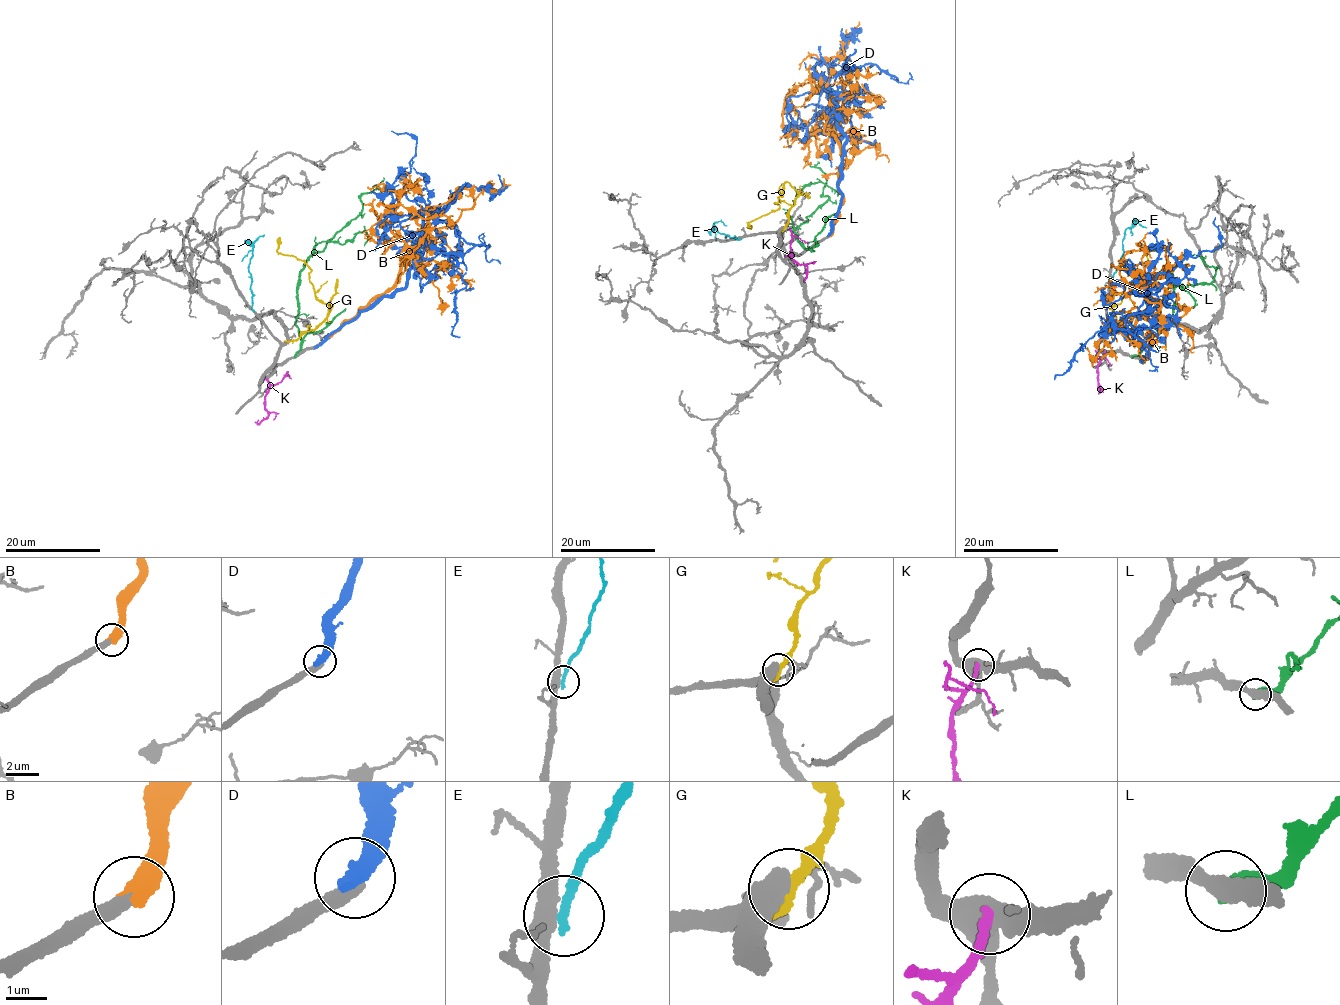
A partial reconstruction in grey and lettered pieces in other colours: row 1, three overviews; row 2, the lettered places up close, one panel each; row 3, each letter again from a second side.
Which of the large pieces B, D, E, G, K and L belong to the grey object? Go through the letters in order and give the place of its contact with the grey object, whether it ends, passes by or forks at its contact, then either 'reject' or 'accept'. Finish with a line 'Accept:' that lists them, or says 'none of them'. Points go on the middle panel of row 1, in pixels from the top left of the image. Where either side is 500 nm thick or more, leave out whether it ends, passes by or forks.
B: (830, 235) | it ends | accept
D: (829, 235) | it ends | reject
E: (739, 239) | it ends | reject
G: (783, 228) | it ends | reject
K: (786, 257) | it ends | reject
L: (813, 247) | it ends | reject
Accept: B

